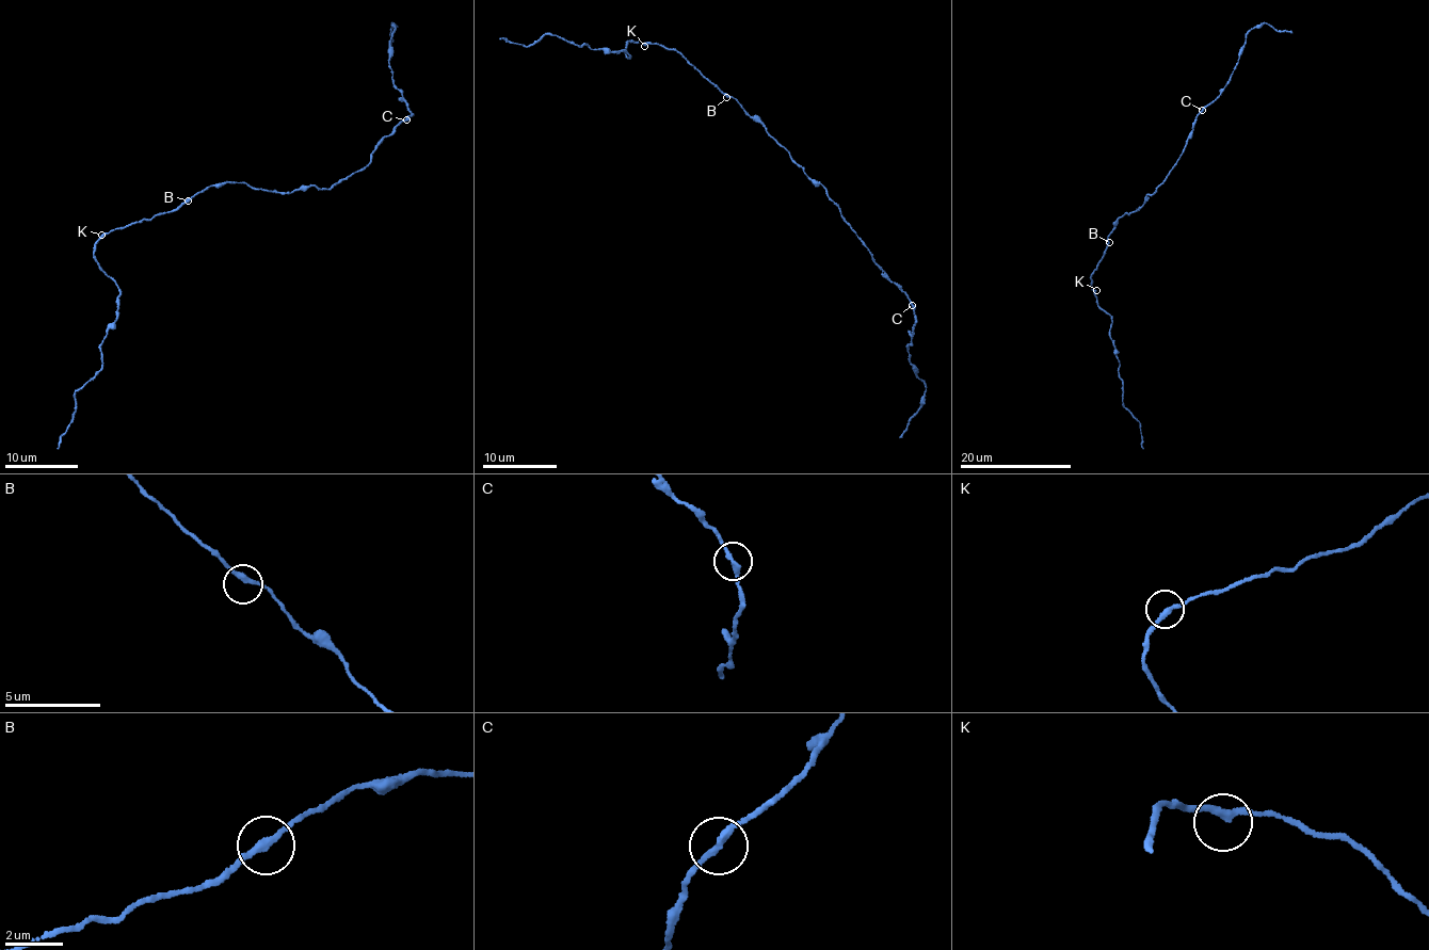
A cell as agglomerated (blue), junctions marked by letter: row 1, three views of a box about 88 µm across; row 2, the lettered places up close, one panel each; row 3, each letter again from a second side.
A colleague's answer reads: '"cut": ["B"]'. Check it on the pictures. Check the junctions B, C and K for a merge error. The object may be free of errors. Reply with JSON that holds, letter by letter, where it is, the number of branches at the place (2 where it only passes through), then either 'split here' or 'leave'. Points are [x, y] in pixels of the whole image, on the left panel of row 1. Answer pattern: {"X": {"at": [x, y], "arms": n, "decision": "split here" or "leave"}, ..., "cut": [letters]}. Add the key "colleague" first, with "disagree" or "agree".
{"colleague": "disagree", "B": {"at": [188, 200], "arms": 2, "decision": "leave"}, "C": {"at": [406, 119], "arms": 2, "decision": "leave"}, "K": {"at": [101, 235], "arms": 2, "decision": "leave"}, "cut": []}

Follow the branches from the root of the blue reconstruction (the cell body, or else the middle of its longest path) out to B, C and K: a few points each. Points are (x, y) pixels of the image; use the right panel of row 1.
B: (1127, 214), (1119, 216), (1108, 238), (1109, 242)
C: (1127, 214), (1142, 207), (1147, 195), (1163, 182), (1182, 154), (1202, 110)
K: (1127, 214), (1119, 216), (1092, 275), (1091, 287), (1096, 290)

